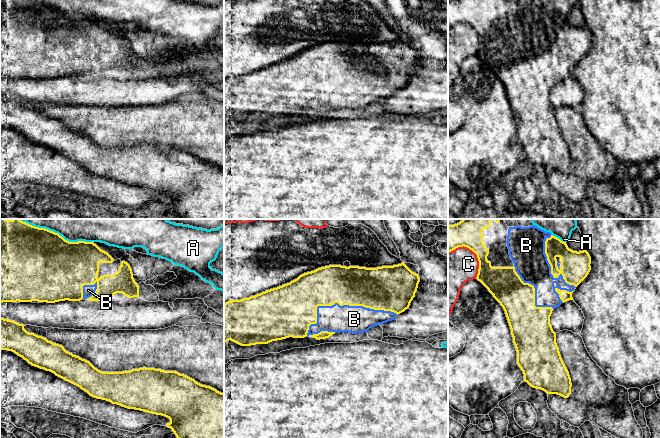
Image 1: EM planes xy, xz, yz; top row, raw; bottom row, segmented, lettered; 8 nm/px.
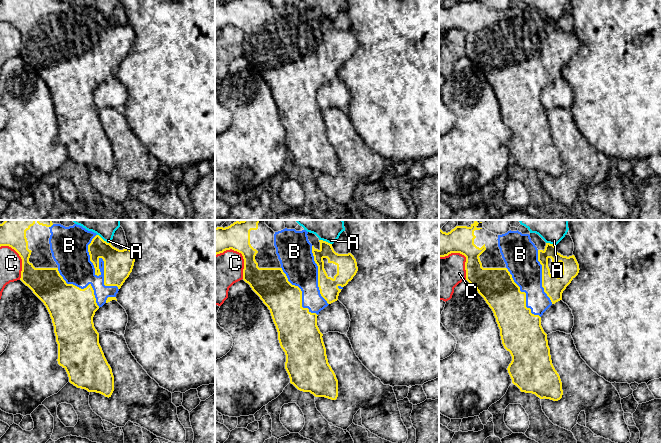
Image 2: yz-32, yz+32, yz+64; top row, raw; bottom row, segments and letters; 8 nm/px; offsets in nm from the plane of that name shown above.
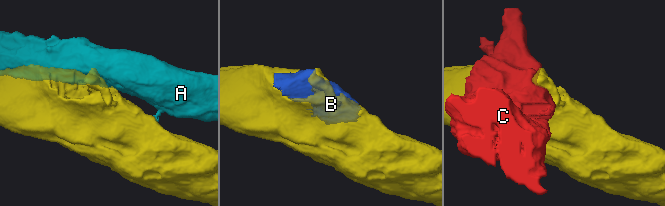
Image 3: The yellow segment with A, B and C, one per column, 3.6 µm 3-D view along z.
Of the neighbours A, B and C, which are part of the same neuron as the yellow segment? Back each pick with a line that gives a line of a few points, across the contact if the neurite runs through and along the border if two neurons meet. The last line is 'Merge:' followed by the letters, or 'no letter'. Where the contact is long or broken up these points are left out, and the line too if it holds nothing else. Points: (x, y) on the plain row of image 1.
Merge: B

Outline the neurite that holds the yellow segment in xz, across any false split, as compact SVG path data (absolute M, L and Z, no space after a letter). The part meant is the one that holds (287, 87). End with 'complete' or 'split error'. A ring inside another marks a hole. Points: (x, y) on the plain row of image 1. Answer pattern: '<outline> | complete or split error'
M404 38L398 41L382 42L377 44L366 44L359 42L346 43L341 41L329 41L321 43L314 47L304 49L300 51L297 55L291 57L290 59L284 60L277 64L267 66L249 74L243 74L241 76L230 76L226 78L224 80L224 118L231 116L241 122L251 122L256 120L268 120L272 117L282 116L289 113L304 114L307 111L310 111L311 113L320 116L329 114L336 108L349 108L353 110L364 109L374 102L396 95L396 92L398 90L408 85L411 77L415 73L419 58L419 51L412 48L404 40Z | split error

